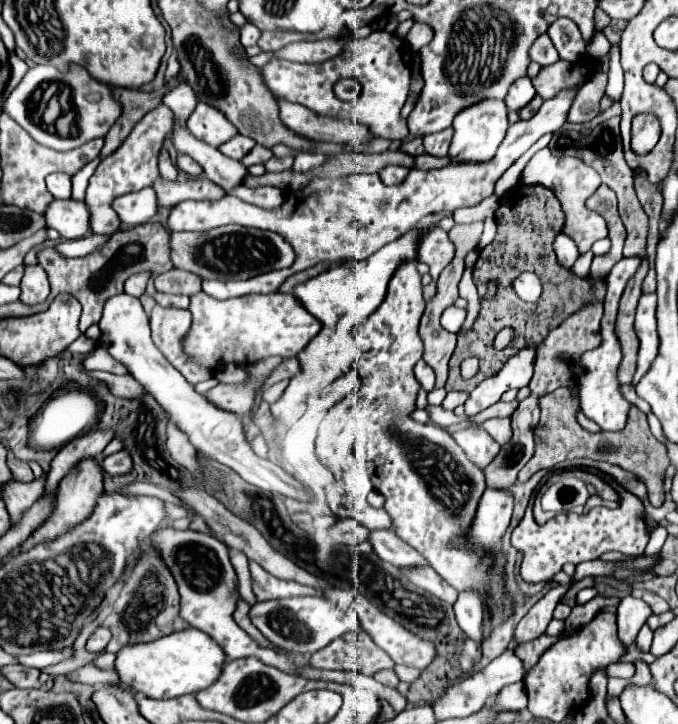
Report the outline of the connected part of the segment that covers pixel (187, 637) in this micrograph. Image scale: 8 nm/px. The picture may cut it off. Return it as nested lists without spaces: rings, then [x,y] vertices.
[[[188,627],[178,633],[170,633],[152,643],[126,645],[116,653],[114,669],[120,675],[120,681],[132,687],[136,693],[144,693],[154,699],[170,699],[186,693],[198,693],[222,673],[226,655],[222,649],[202,631]]]

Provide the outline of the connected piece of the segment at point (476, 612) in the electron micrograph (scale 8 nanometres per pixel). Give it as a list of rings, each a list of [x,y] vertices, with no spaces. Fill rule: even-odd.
[[[466,593],[460,595],[456,605],[454,605],[454,613],[456,613],[456,621],[460,625],[460,629],[474,641],[482,641],[482,619],[484,619],[484,611],[482,611],[482,603],[478,599],[478,595],[474,593]]]

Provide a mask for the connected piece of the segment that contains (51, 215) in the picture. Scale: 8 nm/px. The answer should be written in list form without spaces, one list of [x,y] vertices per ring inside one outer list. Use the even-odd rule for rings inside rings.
[[[72,199],[52,201],[44,213],[46,225],[56,229],[64,239],[80,239],[90,229],[90,211],[86,203]]]

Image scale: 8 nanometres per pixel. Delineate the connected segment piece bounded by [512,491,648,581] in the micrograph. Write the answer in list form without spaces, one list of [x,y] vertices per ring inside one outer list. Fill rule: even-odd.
[[[624,491],[624,499],[620,507],[606,509],[606,507],[594,507],[588,513],[560,513],[558,517],[552,517],[544,525],[530,523],[532,511],[526,509],[524,519],[518,523],[518,527],[512,531],[512,545],[524,553],[522,565],[520,565],[520,577],[524,581],[550,581],[554,573],[562,569],[564,563],[582,563],[598,559],[606,551],[620,551],[626,555],[642,555],[644,547],[648,543],[646,523],[638,517],[638,513],[644,513],[644,505],[638,497]]]

